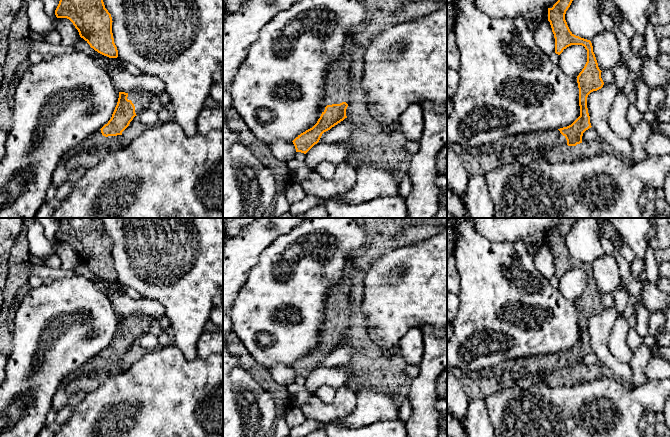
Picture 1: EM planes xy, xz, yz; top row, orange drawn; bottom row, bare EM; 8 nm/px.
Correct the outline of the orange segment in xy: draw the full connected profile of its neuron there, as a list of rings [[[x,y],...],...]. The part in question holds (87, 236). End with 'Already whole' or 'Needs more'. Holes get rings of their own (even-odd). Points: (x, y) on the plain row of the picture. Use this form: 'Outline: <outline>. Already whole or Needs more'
Outline: [[[60,218],[55,239],[57,242],[69,243],[78,254],[80,261],[95,275],[109,282],[118,281],[112,257],[112,241],[105,232],[101,218]]]. Already whole

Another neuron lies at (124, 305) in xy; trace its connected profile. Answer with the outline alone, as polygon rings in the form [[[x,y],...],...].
[[[115,291],[111,302],[118,316],[129,317],[141,313],[154,319],[160,319],[165,315],[165,308],[158,301],[145,297],[135,300],[125,293]]]

